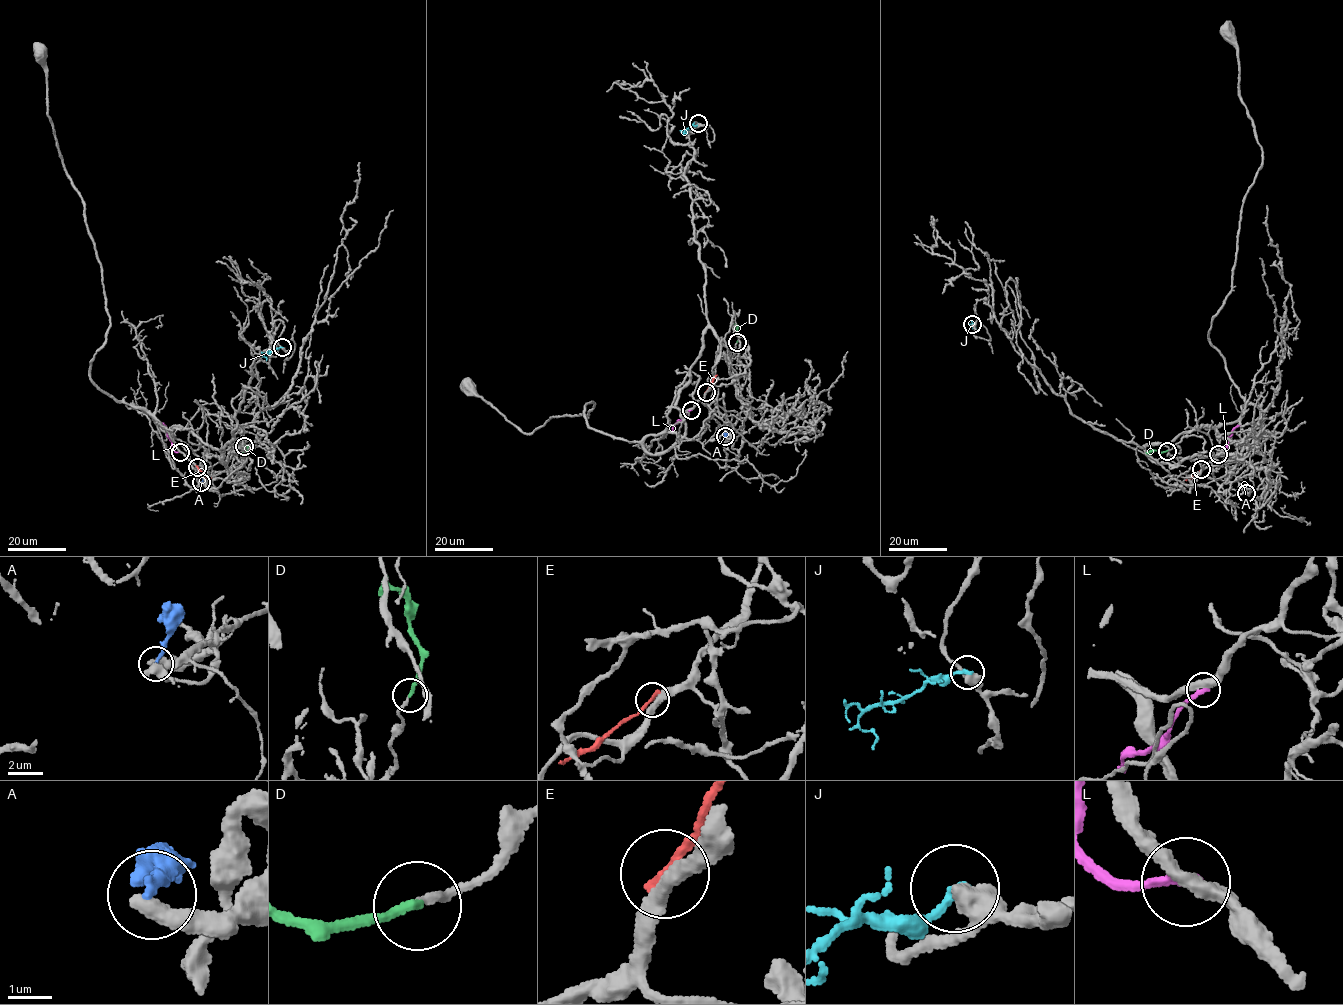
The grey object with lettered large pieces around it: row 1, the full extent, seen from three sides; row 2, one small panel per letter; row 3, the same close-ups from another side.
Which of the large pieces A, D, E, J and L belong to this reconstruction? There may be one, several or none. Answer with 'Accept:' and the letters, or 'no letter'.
Accept: D

